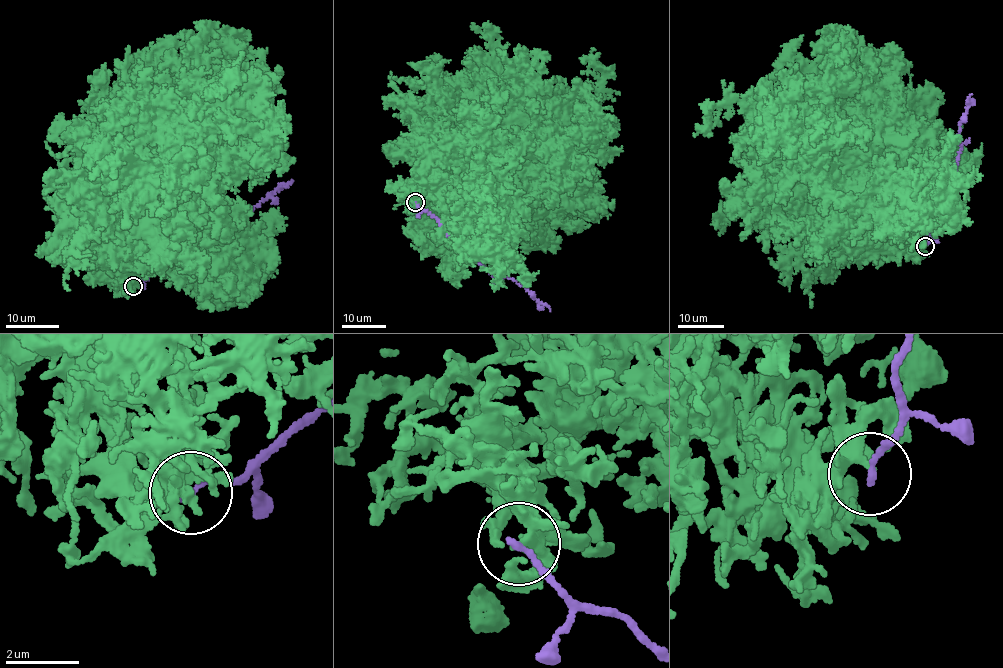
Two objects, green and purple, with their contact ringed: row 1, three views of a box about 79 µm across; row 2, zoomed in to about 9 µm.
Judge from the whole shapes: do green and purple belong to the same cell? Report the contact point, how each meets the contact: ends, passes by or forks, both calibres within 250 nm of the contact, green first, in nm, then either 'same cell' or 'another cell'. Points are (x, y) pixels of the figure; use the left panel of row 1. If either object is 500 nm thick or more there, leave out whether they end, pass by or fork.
place (133, 286); green forks; purple ends; calibres 160 and 180 nm; another cell

